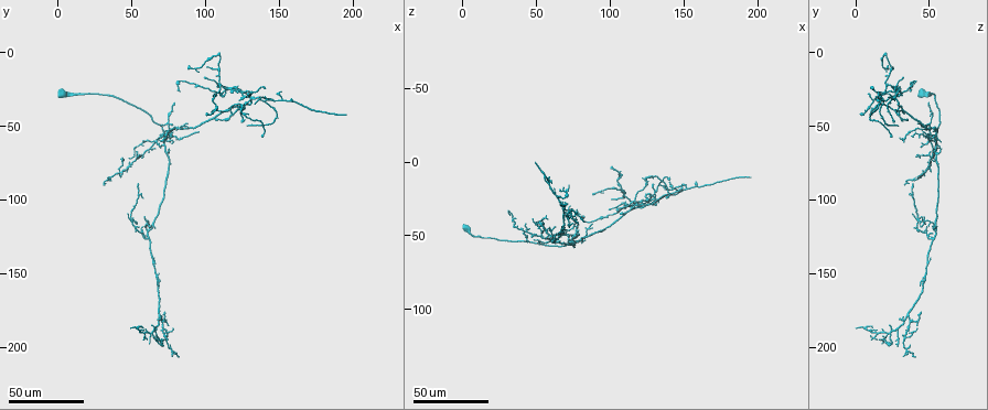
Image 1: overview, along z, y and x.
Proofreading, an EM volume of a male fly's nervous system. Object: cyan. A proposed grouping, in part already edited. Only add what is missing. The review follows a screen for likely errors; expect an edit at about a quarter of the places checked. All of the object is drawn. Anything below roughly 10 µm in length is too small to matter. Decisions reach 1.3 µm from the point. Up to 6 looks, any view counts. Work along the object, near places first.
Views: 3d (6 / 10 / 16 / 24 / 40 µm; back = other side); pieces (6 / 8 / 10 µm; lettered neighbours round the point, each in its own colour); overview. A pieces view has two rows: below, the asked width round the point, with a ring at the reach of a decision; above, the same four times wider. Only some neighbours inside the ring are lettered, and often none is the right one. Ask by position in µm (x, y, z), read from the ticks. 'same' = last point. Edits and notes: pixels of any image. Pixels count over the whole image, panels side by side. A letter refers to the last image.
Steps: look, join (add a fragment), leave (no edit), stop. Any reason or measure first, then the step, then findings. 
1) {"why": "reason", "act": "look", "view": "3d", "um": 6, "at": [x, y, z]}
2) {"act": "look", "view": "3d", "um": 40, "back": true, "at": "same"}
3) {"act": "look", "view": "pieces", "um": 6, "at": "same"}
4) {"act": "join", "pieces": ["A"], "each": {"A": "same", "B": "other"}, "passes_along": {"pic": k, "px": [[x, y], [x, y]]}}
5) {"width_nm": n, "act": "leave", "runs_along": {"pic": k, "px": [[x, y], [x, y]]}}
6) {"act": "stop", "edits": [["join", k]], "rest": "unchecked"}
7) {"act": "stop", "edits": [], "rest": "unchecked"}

{"why": "free end", "act": "look", "view": "3d", "um": 40, "at": [74, 176, 42]}

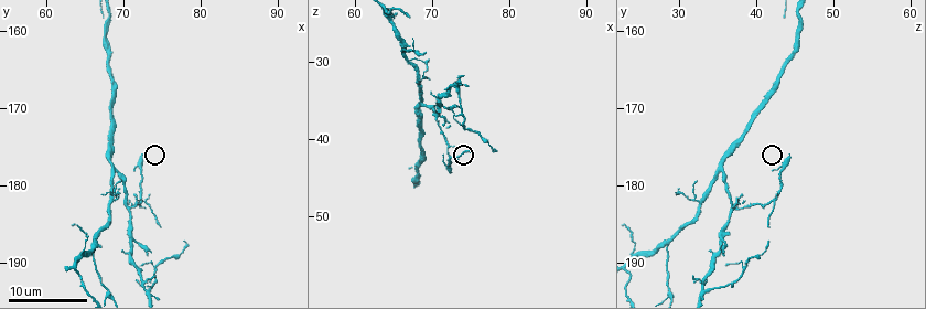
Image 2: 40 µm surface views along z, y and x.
{"why": "what lies round it", "act": "look", "view": "pieces", "um": 10, "at": [72.0, 176.5, 44.5]}

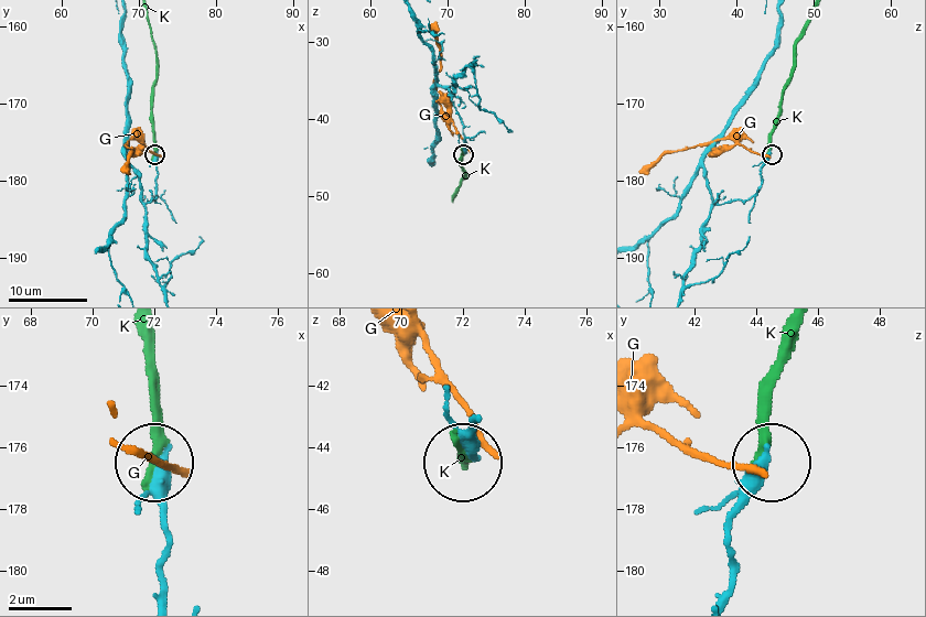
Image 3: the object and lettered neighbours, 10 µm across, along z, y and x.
{"act": "leave", "each": {"G": "other", "K": "other"}, "found": "no lettered fragment goes on from it"}

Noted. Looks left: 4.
{"why": "free end", "act": "look", "view": "3d", "um": 24, "at": [82, 50, 54]}

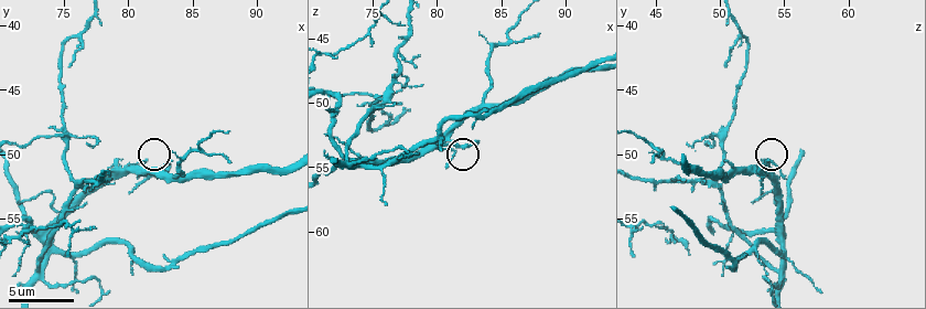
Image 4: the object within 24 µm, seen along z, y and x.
{"act": "look", "view": "pieces", "um": 6, "at": [83.0, 51.2, 53.0]}

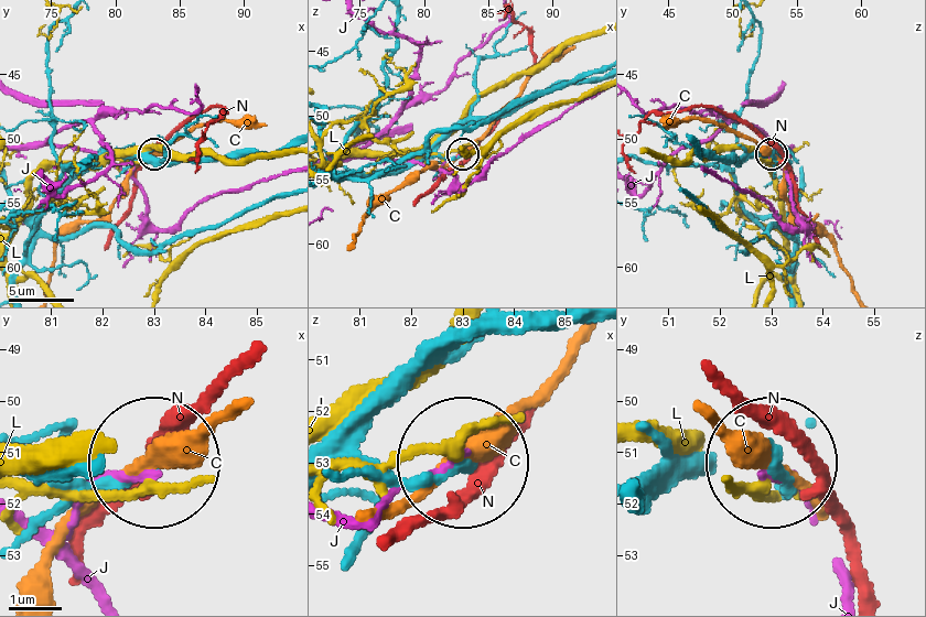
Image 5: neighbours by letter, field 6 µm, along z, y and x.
{"width_nm": 200, "act": "leave", "each": {"C": "other", "J": "other", "L": "other", "N": "other"}, "found": "none of them fits"}

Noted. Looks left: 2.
{"why": "free end", "act": "look", "view": "3d", "um": 40, "at": [96, 54, 46]}

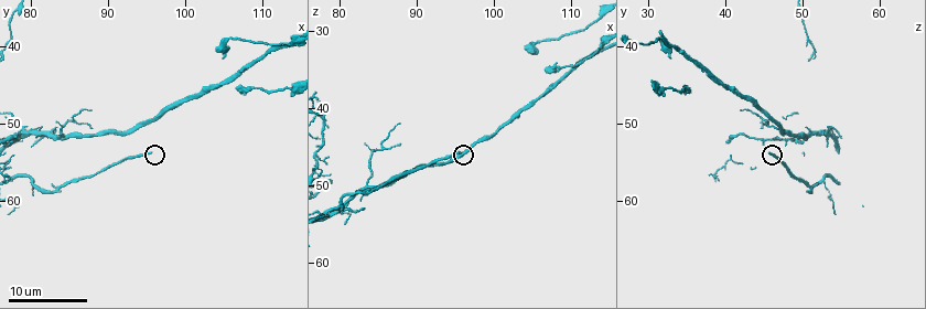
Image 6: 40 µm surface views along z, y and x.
{"why": "see the neighbours", "act": "look", "view": "pieces", "um": 6, "at": [95.5, 54.0, 46.0]}

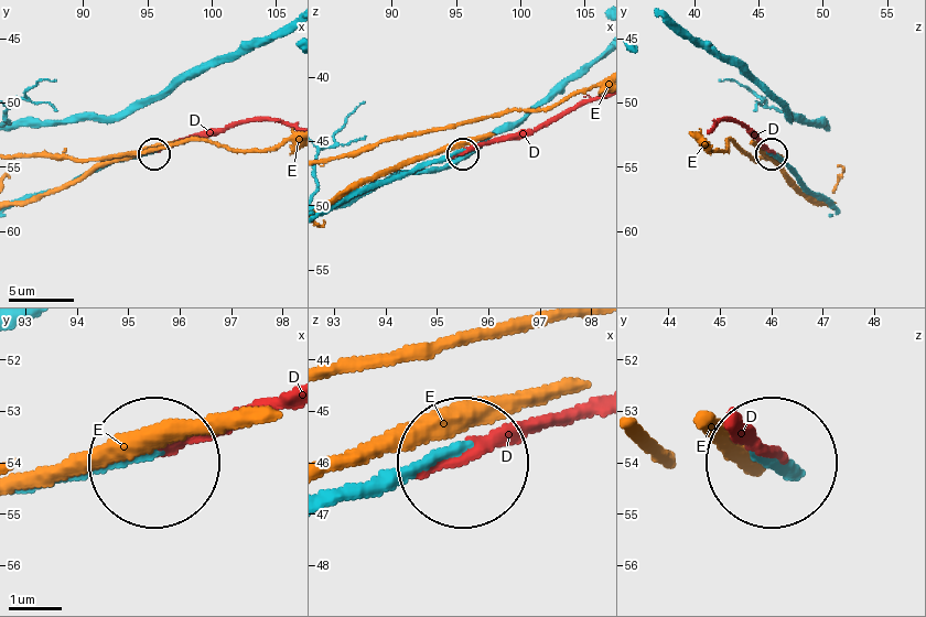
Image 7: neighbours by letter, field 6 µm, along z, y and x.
{"act": "join", "pieces": ["D"], "each": {"D": "same", "E": "other"}, "passes_along": {"pic": 7, "px": [[795, 469], [738, 425]]}, "found": "the neuron continues"}

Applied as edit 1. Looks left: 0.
{"act": "stop", "edits": [["join", 7]], "rest": "unchecked"}

